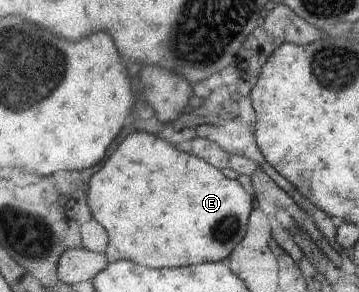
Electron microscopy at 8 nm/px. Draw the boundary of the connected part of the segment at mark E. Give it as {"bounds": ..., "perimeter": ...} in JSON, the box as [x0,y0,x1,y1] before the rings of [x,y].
{"bounds":[88,132,256,269],"perimeter":[[[134,132],[130,134],[118,150],[106,160],[102,170],[98,172],[90,182],[90,194],[88,194],[88,205],[94,214],[94,219],[102,224],[110,234],[110,248],[106,250],[108,263],[118,263],[122,260],[130,260],[150,269],[181,268],[203,263],[219,262],[229,259],[236,246],[246,237],[249,217],[254,211],[256,198],[246,192],[246,188],[238,180],[230,180],[222,174],[221,170],[210,165],[208,161],[201,160],[200,157],[192,153],[186,153],[172,145],[169,141],[163,140],[157,135],[148,132]]]}

